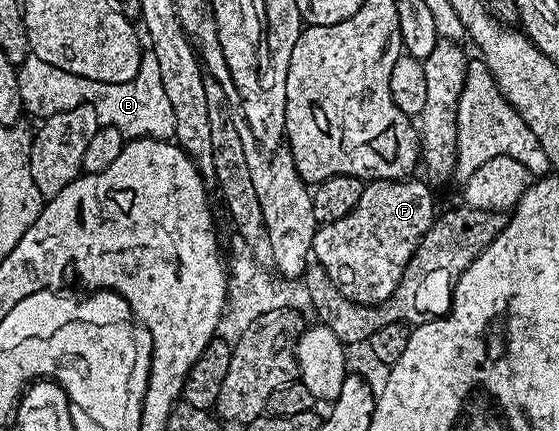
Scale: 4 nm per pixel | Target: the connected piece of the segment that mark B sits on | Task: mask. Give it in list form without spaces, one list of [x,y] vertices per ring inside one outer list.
[[[152,51],[143,52],[140,67],[128,83],[100,83],[96,79],[84,79],[80,75],[72,75],[72,71],[60,71],[60,67],[52,67],[52,63],[44,63],[44,59],[33,55],[27,55],[18,66],[18,82],[23,110],[37,119],[90,104],[96,111],[99,126],[116,127],[123,138],[155,137],[158,141],[169,141],[174,136],[176,117],[172,115],[172,103],[168,103],[164,83],[160,83],[160,66]]]

